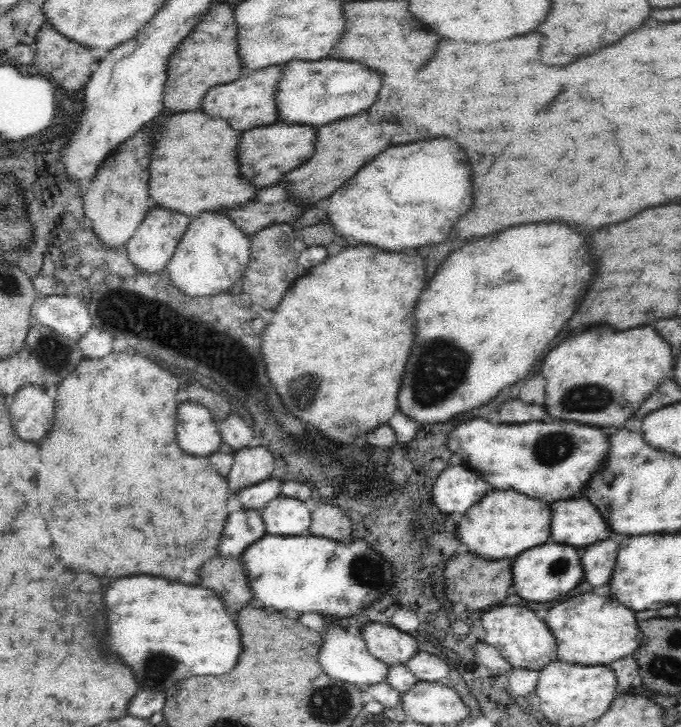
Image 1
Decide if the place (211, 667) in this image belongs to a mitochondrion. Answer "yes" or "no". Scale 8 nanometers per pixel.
no

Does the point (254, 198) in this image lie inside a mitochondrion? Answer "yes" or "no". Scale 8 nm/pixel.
no

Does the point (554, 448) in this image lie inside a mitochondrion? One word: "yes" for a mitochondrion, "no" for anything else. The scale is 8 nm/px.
yes

